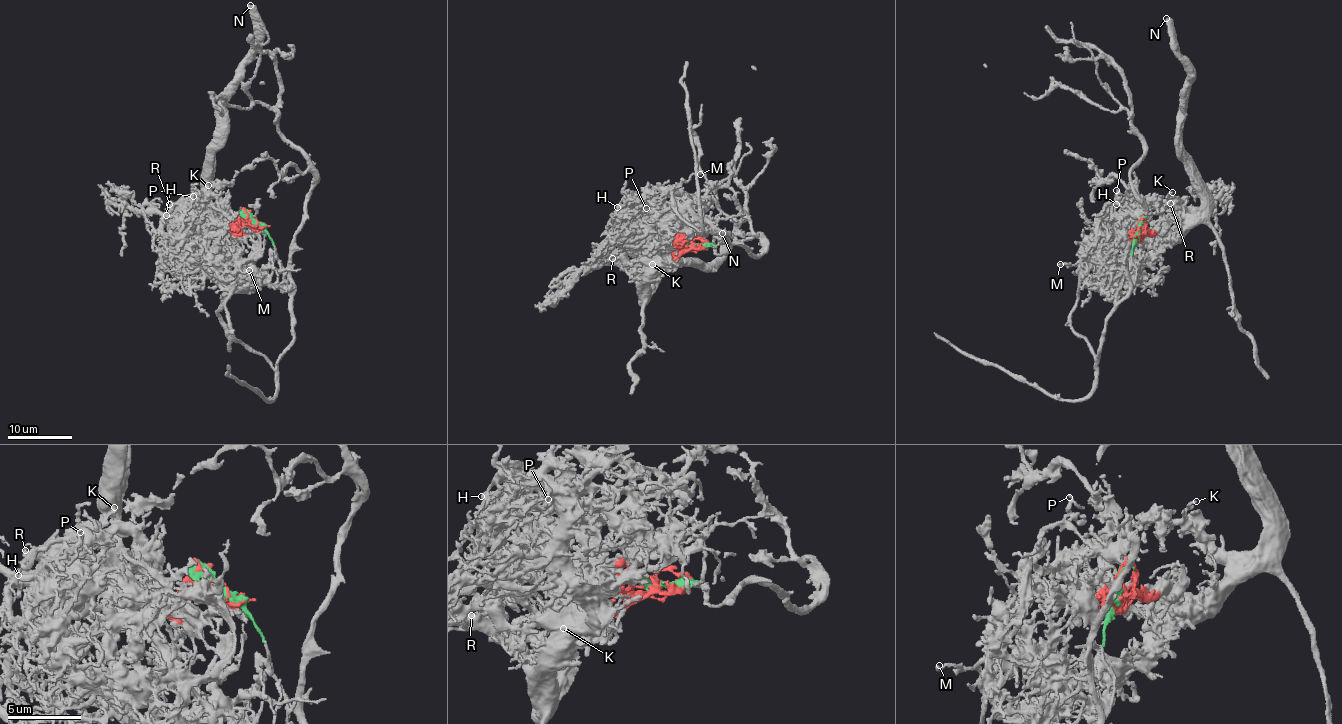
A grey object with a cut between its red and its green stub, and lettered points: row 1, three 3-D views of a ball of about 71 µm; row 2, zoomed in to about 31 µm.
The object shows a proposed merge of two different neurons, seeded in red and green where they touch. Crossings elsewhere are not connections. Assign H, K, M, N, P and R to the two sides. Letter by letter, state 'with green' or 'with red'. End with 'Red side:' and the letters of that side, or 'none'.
H: with red
K: with red
M: with red
N: with red
P: with red
R: with red
Red side: H, K, M, N, P, R

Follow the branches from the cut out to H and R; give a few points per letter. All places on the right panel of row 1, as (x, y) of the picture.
H: (1139, 228), (1144, 234), (1140, 237), (1137, 230), (1129, 224), (1118, 224), (1114, 217), (1117, 204)
R: (1139, 228), (1152, 234), (1155, 232), (1162, 240), (1169, 212), (1163, 205), (1170, 203)

